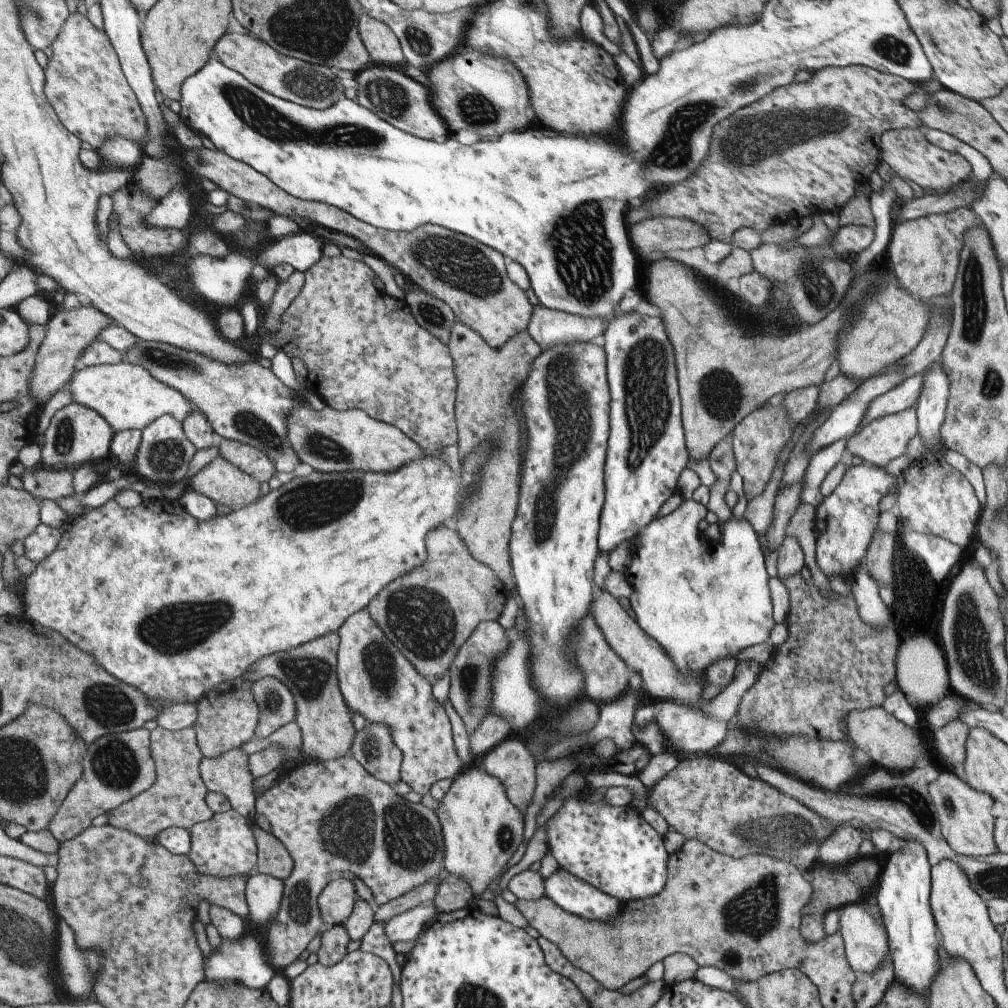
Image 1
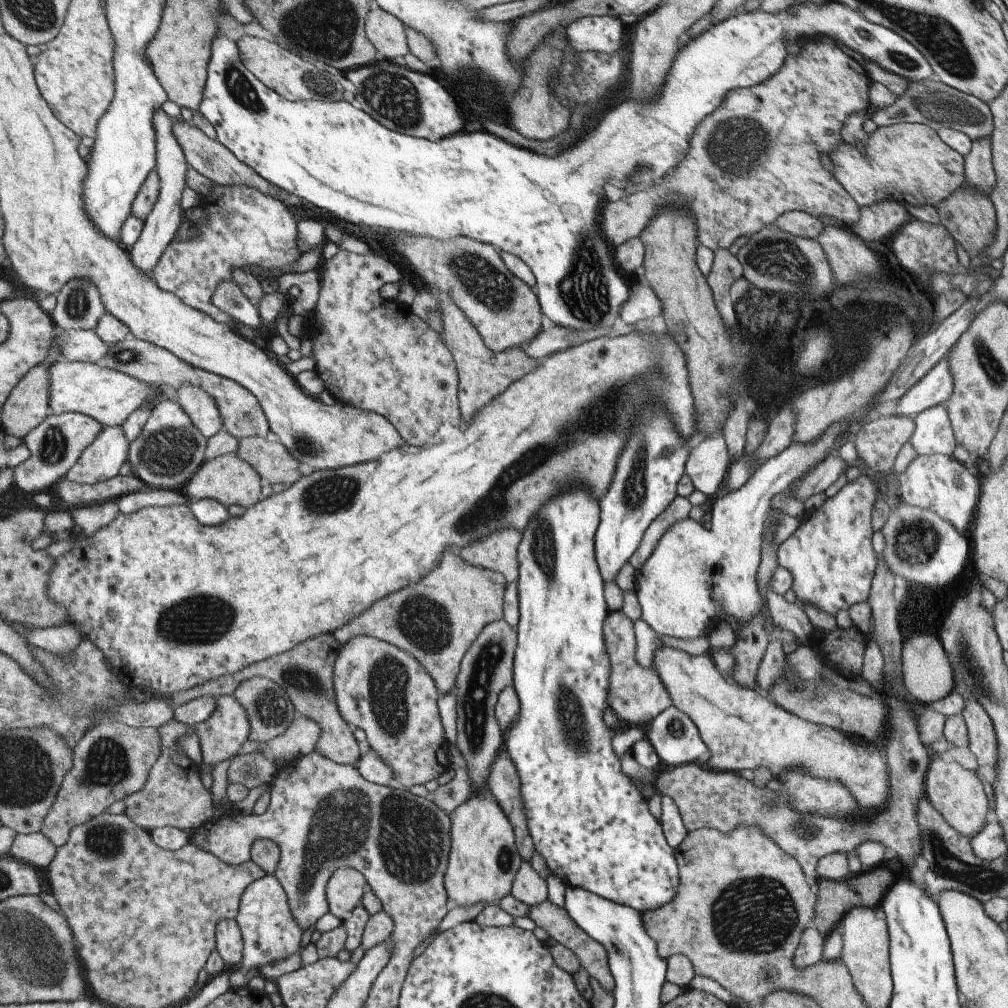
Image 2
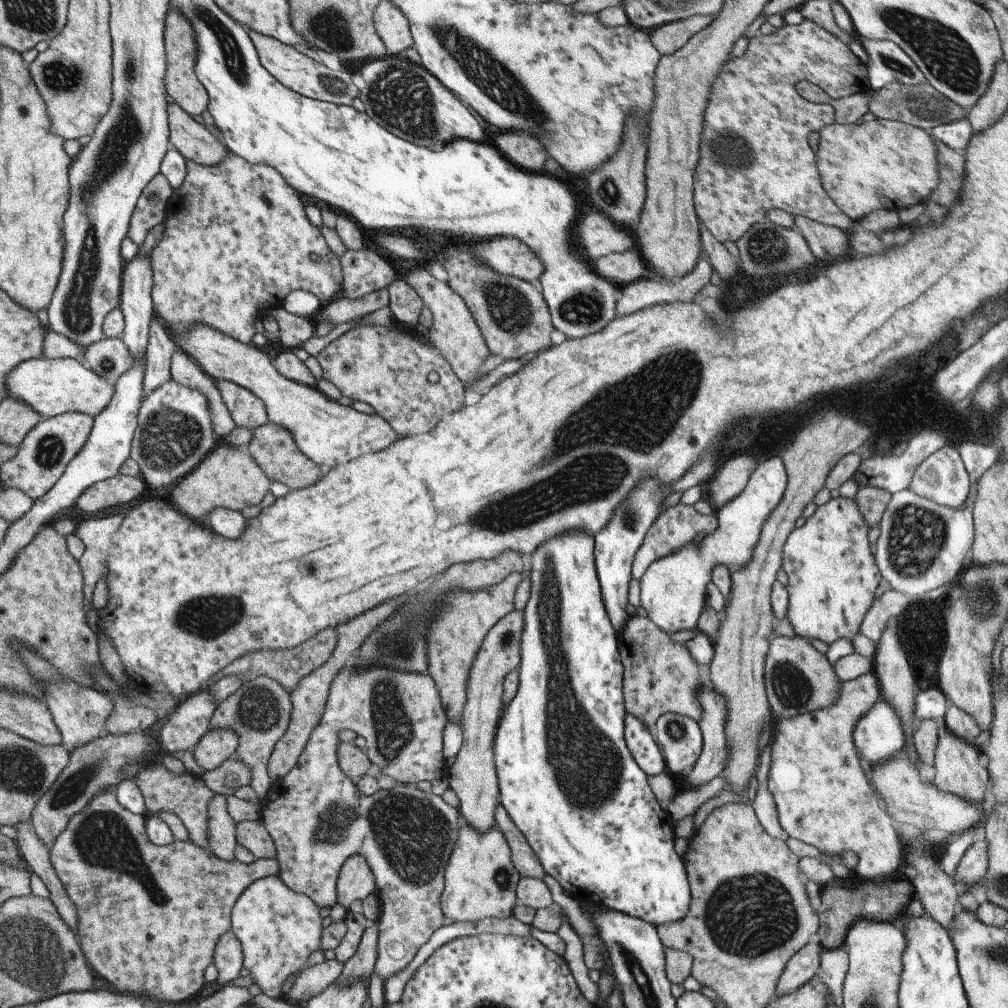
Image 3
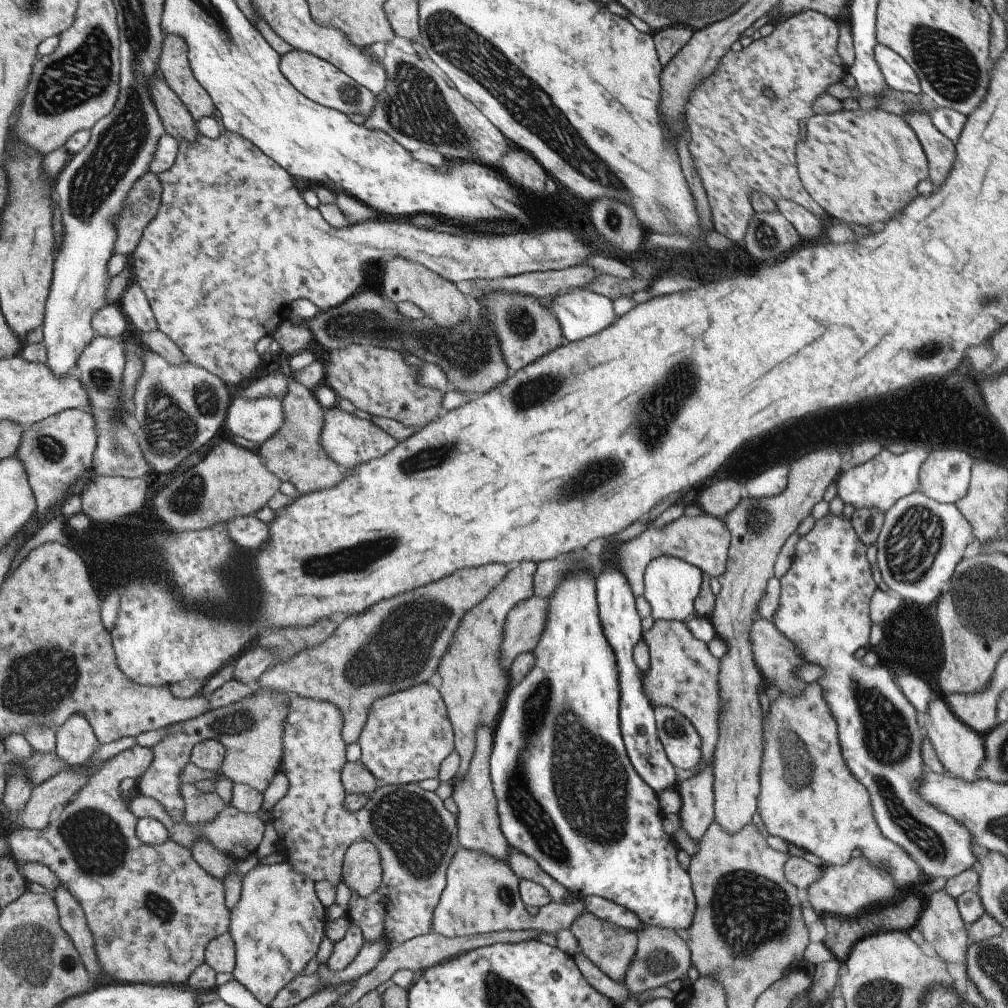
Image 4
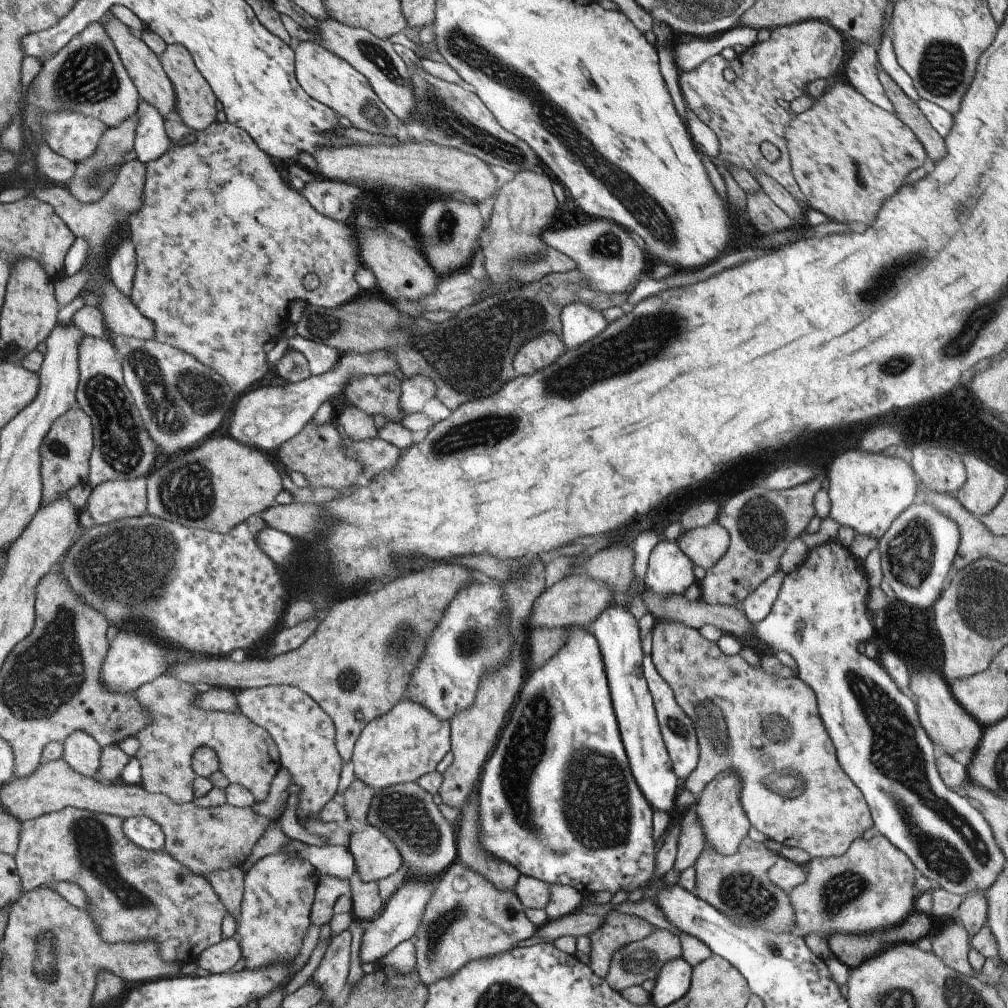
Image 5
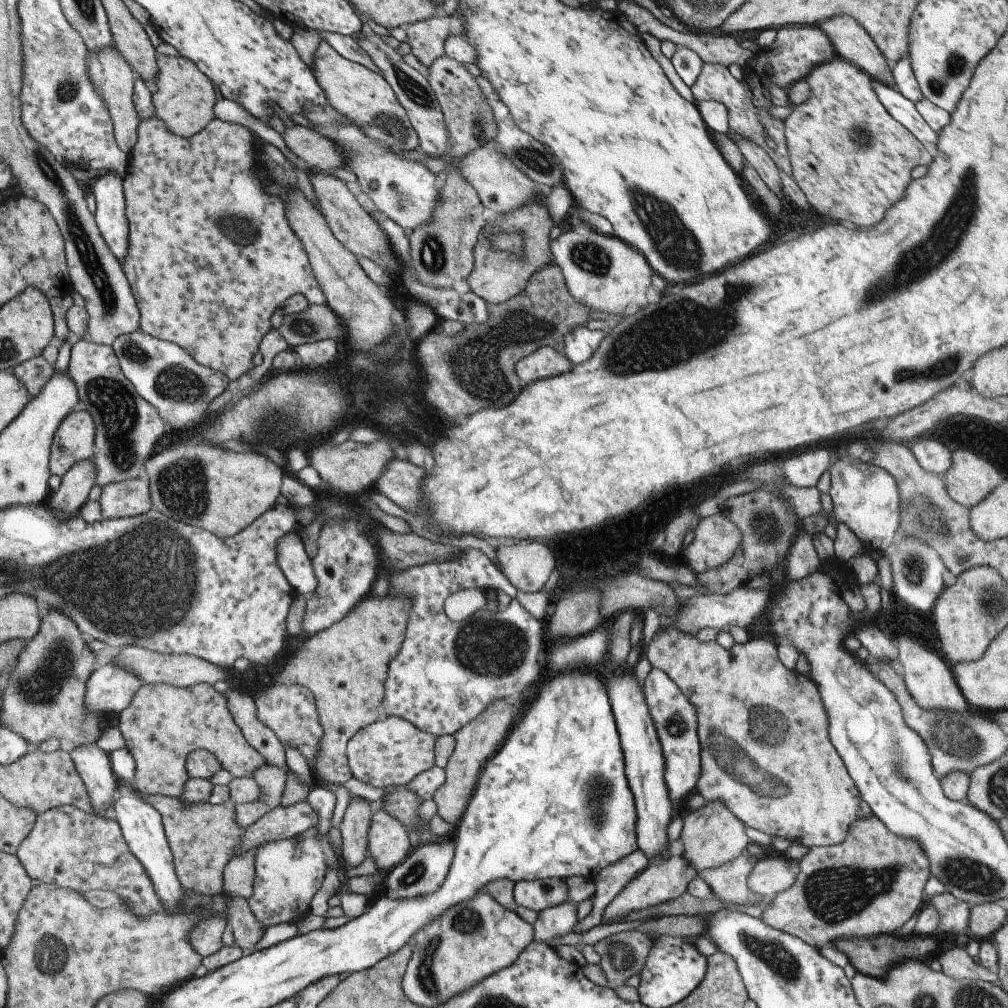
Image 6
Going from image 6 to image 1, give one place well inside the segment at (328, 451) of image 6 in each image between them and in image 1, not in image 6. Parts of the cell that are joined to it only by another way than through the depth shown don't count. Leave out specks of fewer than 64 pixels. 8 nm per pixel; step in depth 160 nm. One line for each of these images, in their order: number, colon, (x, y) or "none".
1: (250, 460)
2: (272, 462)
3: (271, 447)
4: (292, 454)
5: (315, 452)

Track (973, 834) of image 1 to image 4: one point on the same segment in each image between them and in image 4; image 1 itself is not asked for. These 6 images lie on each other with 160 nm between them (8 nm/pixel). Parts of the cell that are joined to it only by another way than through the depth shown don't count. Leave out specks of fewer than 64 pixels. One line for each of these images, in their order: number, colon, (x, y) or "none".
2: (954, 792)
3: (957, 771)
4: (960, 750)

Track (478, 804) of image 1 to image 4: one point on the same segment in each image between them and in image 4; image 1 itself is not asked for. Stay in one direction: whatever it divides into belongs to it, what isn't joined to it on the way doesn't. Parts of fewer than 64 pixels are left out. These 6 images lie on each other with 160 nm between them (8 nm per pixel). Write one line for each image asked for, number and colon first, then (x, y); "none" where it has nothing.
2: (482, 860)
3: (479, 878)
4: (481, 896)

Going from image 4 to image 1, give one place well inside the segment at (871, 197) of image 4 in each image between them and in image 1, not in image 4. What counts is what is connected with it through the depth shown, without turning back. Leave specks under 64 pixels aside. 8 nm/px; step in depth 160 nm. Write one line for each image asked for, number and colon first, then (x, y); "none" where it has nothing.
1: (906, 152)
2: (908, 163)
3: (881, 164)

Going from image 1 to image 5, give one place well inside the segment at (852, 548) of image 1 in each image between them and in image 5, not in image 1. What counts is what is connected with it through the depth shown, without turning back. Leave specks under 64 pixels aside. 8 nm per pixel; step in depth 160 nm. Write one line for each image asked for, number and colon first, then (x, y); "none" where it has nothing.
2: (830, 559)
3: (831, 574)
4: (823, 609)
5: (818, 617)

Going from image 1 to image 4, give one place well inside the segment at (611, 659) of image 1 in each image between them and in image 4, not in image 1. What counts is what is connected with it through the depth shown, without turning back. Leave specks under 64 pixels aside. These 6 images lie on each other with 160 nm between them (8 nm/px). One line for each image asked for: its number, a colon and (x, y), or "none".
2: (635, 694)
3: (659, 676)
4: (682, 674)

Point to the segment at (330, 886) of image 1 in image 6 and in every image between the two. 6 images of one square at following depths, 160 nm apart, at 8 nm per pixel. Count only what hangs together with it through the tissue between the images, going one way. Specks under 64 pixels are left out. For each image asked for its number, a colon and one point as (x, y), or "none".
2: (343, 890)
3: (354, 882)
4: (360, 870)
5: (374, 855)
6: (386, 840)

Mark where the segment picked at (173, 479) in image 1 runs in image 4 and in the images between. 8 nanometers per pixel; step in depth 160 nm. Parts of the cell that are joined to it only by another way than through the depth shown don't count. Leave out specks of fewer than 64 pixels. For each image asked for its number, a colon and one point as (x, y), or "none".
2: (168, 450)
3: (173, 433)
4: (179, 408)

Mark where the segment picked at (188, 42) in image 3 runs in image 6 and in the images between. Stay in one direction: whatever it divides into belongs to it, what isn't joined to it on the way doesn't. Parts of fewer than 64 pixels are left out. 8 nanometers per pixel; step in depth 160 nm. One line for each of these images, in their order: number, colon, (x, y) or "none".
4: (173, 64)
5: (195, 104)
6: (182, 97)

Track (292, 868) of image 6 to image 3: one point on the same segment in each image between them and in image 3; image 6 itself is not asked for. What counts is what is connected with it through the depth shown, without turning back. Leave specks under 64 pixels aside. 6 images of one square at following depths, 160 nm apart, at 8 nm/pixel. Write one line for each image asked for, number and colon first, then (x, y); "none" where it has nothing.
3: (277, 929)
4: (277, 923)
5: (278, 890)

